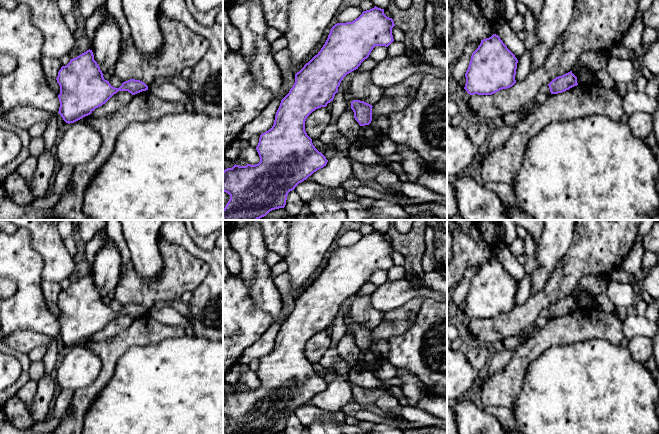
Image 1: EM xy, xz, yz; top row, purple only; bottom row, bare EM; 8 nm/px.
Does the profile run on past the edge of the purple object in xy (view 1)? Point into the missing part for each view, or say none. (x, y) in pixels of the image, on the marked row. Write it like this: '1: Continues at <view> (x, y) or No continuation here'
1: No continuation here

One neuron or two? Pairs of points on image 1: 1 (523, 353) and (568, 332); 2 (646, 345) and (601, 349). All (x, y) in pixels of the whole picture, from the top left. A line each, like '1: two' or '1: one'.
1: one
2: two

